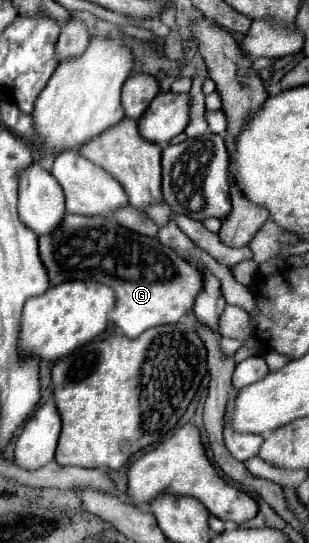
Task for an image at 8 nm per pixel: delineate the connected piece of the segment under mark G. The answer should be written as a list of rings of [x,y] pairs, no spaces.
[[[65,215],[63,225],[55,233],[39,239],[39,253],[53,285],[71,281],[71,279],[83,279],[83,281],[93,279],[109,285],[117,295],[117,305],[109,317],[127,337],[139,337],[145,329],[151,329],[157,325],[177,323],[193,309],[193,301],[197,299],[197,293],[201,293],[201,285],[203,285],[201,269],[181,259],[171,247],[161,245],[159,239],[155,237],[131,233],[129,229],[121,227],[117,221],[105,219],[105,217]]]

